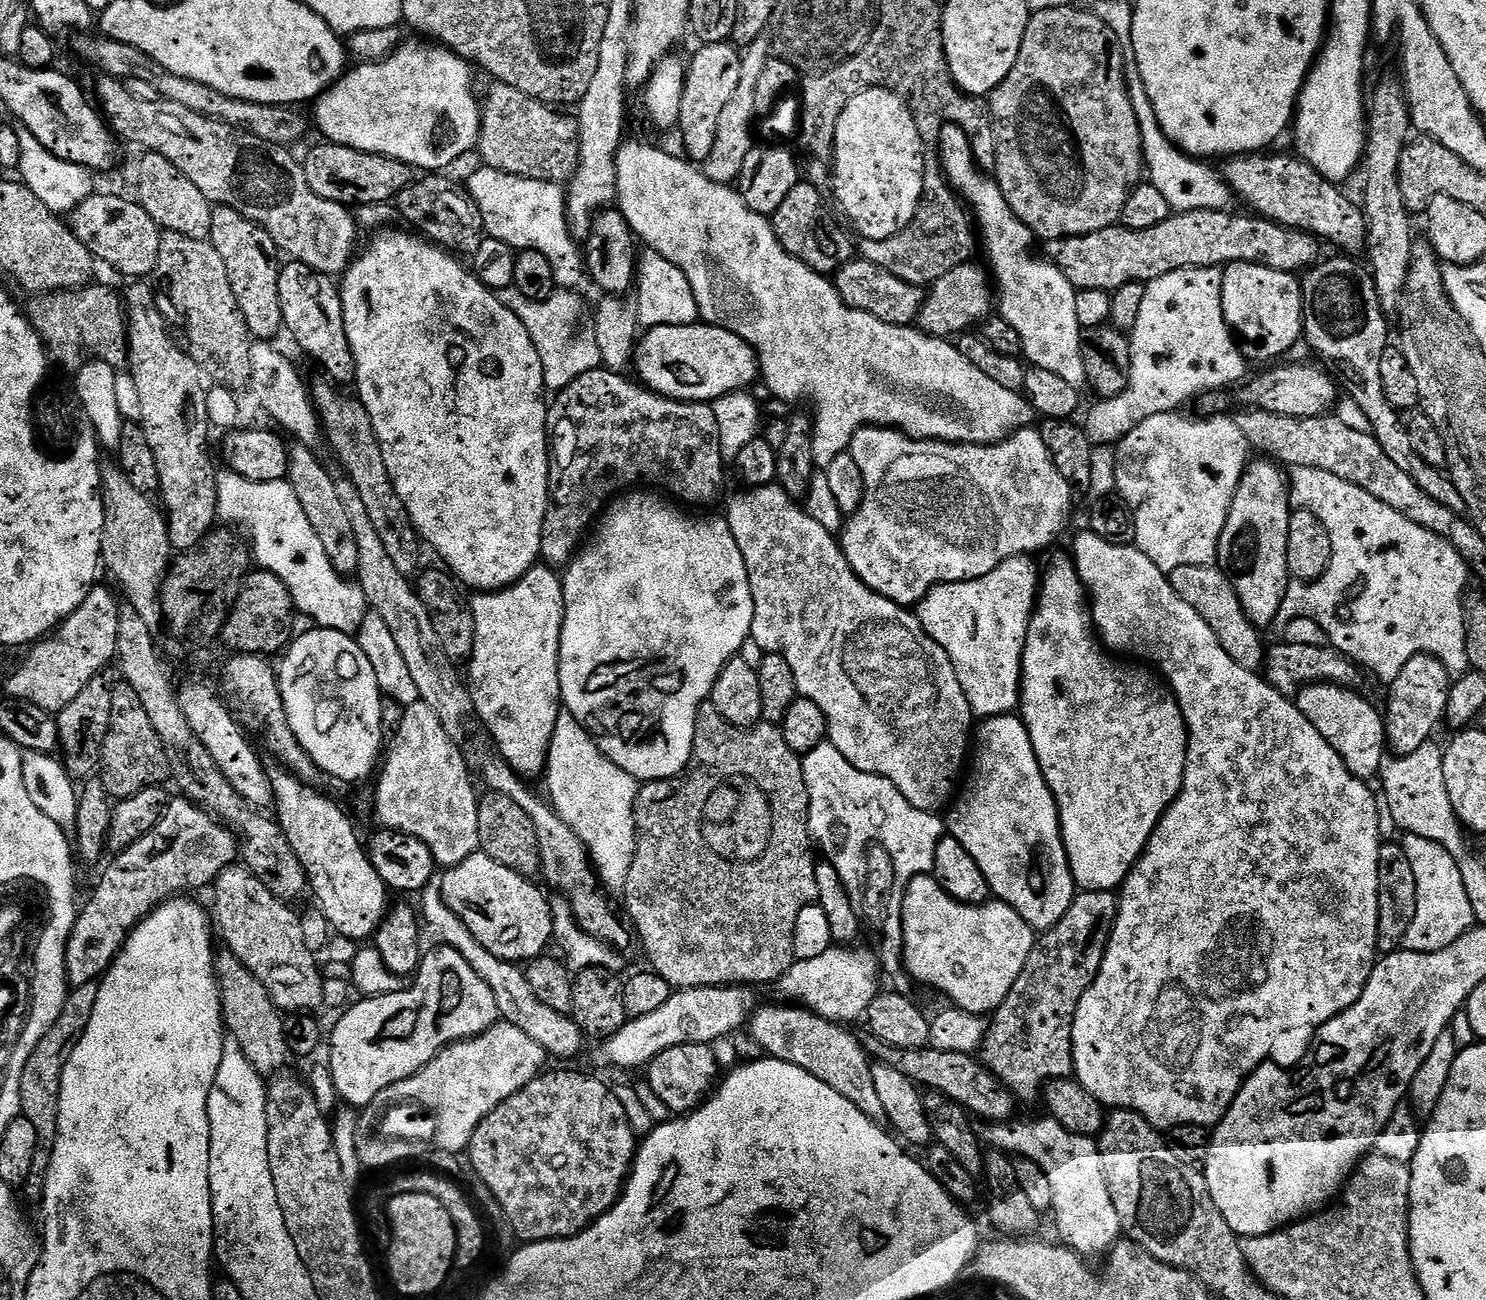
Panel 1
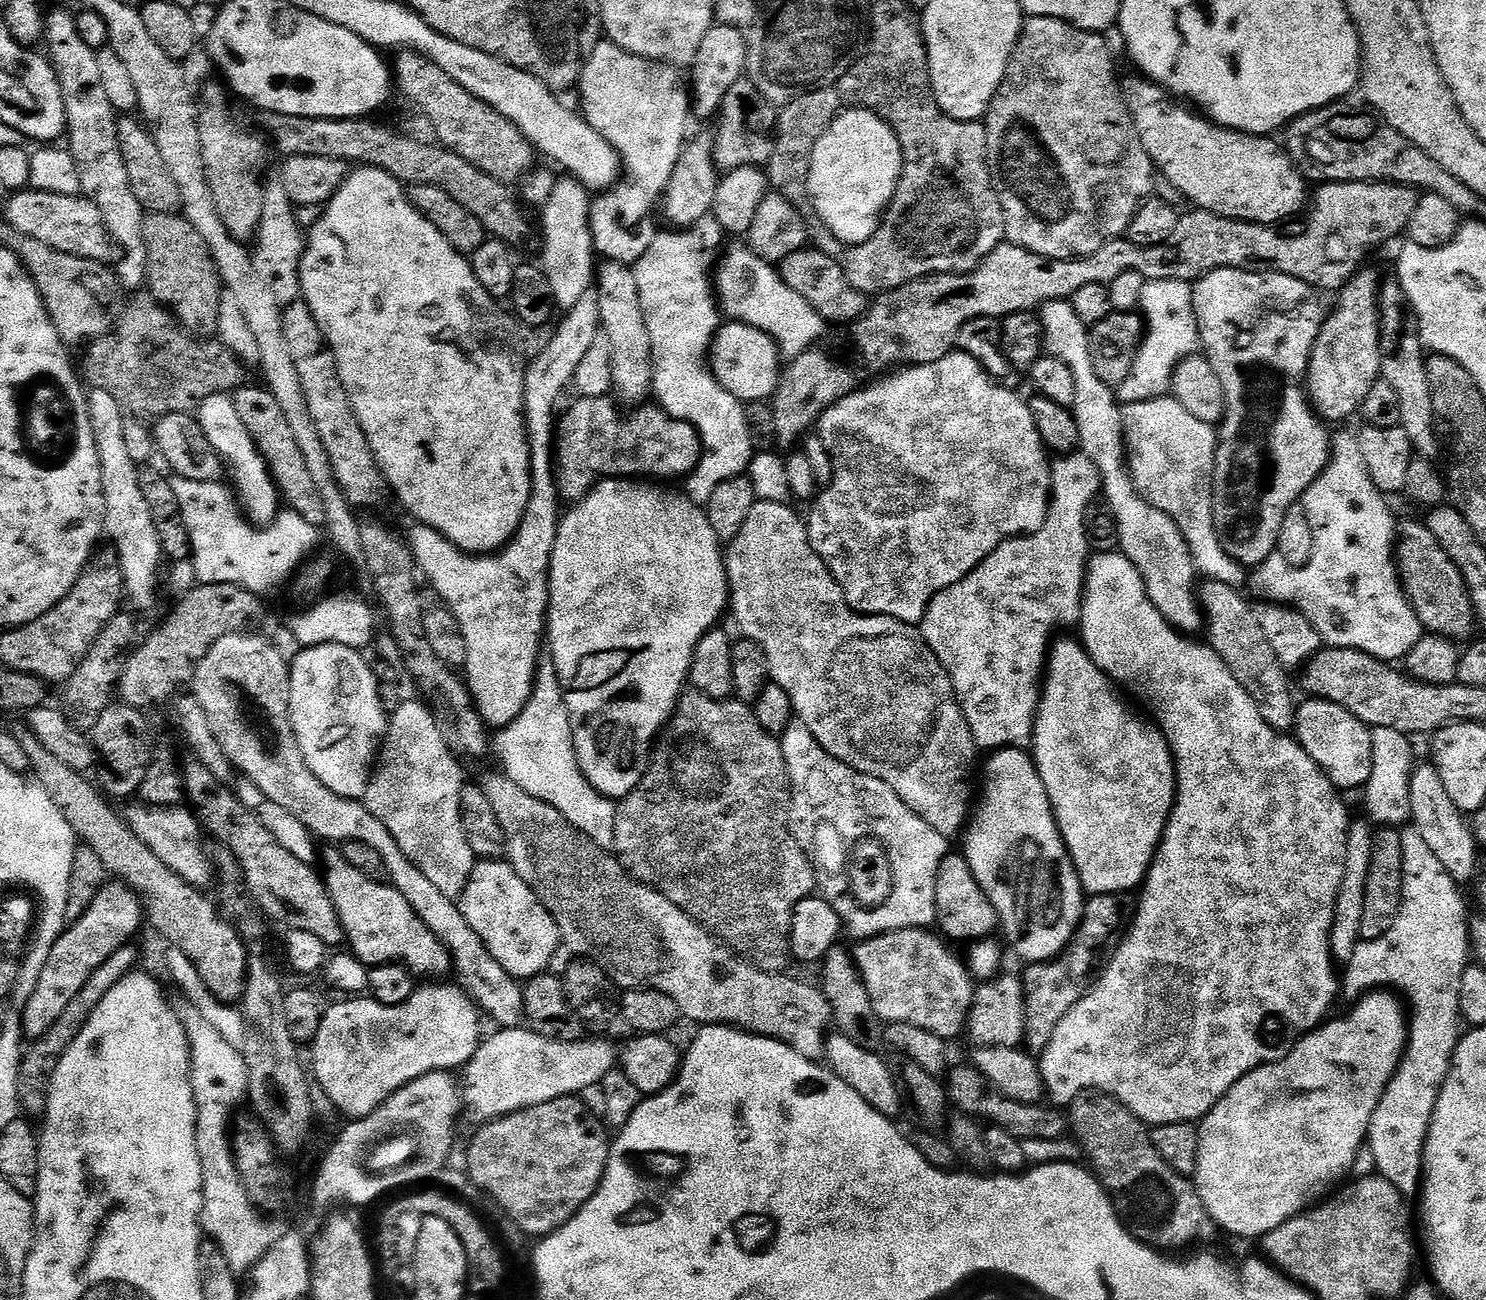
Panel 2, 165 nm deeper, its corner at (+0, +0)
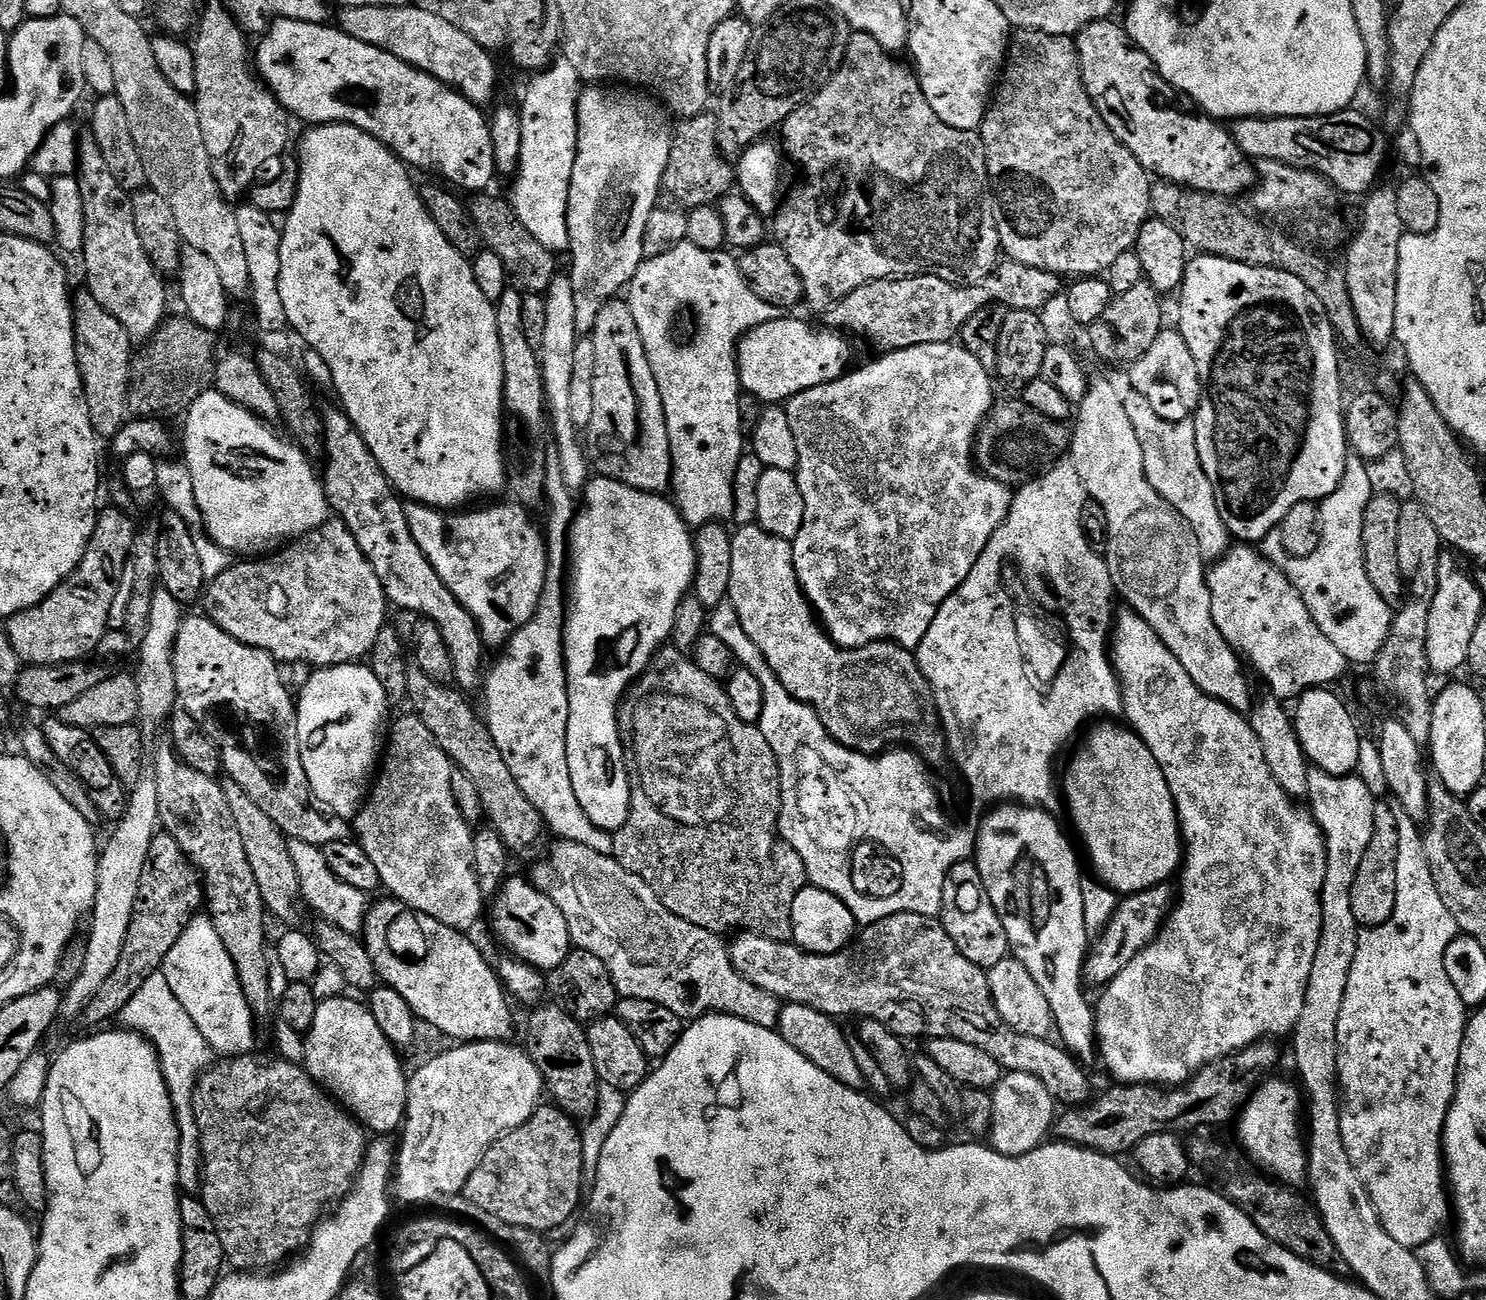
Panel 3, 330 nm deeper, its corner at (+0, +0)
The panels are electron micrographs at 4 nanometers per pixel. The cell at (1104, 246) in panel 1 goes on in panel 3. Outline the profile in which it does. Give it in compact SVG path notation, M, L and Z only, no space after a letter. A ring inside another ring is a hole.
M1004 262L983 284L957 286L937 276L901 276L874 281L846 294L823 313L827 327L853 337L869 340L881 353L897 352L910 346L947 344L959 337L962 326L989 306L1003 306L1013 312L1039 313L1056 295L1061 295L1062 280L1054 273L1013 262Z

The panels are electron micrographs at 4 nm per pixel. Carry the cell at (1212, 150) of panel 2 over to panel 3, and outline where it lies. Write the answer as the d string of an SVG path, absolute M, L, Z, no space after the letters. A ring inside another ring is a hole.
M1111 19L1094 22L1077 32L1074 39L1076 52L1080 55L1082 82L1098 114L1102 114L1102 122L1110 126L1114 138L1118 138L1118 142L1122 142L1122 146L1126 146L1126 150L1130 150L1130 154L1134 154L1134 158L1138 158L1141 166L1157 181L1180 184L1194 192L1209 192L1229 198L1240 198L1236 196L1244 191L1247 193L1254 180L1254 164L1234 142L1231 131L1207 115L1191 116L1188 112L1172 108L1174 89L1152 67L1152 59L1128 37L1127 27L1123 23L1112 23Z

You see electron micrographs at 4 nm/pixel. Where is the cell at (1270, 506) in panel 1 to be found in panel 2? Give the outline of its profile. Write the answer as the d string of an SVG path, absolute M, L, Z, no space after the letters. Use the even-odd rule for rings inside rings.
M1219 268L1202 279L1195 281L1192 289L1194 314L1197 316L1200 343L1203 355L1208 357L1210 366L1214 366L1214 374L1218 374L1220 389L1224 391L1224 419L1218 425L1216 438L1216 469L1213 472L1213 520L1217 537L1222 542L1226 554L1234 558L1236 563L1245 566L1259 566L1276 552L1278 530L1282 530L1282 518L1286 518L1286 510L1301 503L1304 492L1319 478L1328 467L1332 441L1330 432L1319 416L1316 415L1308 399L1308 367L1314 350L1314 342L1322 327L1322 312L1316 300L1308 300L1310 289L1306 282L1298 278L1290 278L1286 274L1278 274L1267 270L1249 270L1246 268Z

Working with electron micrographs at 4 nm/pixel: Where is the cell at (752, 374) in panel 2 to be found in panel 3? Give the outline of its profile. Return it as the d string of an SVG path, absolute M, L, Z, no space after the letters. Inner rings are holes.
M787 318L766 322L762 326L750 329L739 342L736 349L736 366L740 369L740 387L745 393L765 400L768 406L780 406L819 384L829 384L840 379L849 371L848 363L852 360L852 348L848 345L849 337L836 330L819 332L811 328L804 320Z

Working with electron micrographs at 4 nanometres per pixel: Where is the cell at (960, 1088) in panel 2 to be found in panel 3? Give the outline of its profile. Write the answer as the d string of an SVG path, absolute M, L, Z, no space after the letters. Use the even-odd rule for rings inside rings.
M1265 1038L1249 1048L1243 1048L1229 1056L1210 1062L1201 1072L1189 1078L1179 1086L1161 1086L1158 1084L1120 1084L1112 1086L1109 1092L1093 1099L1087 1106L1068 1106L1057 1115L1054 1125L1054 1136L1057 1141L1073 1144L1075 1148L1089 1148L1092 1152L1102 1152L1106 1156L1119 1157L1120 1152L1131 1153L1132 1149L1142 1142L1142 1138L1150 1138L1150 1134L1166 1134L1175 1132L1185 1134L1195 1128L1212 1128L1215 1124L1231 1125L1239 1117L1240 1109L1248 1103L1253 1092L1273 1075L1272 1072L1280 1064L1279 1043Z

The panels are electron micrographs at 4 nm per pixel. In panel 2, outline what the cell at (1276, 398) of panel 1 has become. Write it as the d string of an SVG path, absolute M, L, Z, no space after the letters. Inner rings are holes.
M1369 266L1361 267L1339 289L1336 309L1327 313L1308 367L1308 399L1321 421L1348 420L1359 413L1366 394L1381 379L1380 370L1380 286L1379 276Z

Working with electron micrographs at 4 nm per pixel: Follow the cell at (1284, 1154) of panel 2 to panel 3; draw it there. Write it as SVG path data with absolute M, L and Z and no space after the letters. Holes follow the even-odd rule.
M1269 1078L1253 1092L1248 1103L1240 1109L1236 1132L1240 1135L1240 1144L1244 1152L1256 1164L1261 1164L1263 1171L1279 1183L1289 1186L1303 1185L1308 1179L1308 1154L1306 1151L1306 1132L1302 1127L1302 1092L1295 1083L1288 1080Z

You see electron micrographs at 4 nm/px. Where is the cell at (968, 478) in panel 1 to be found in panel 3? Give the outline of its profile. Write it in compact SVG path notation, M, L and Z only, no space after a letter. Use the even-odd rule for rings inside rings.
M949 342L910 346L897 352L885 352L879 358L881 360L857 372L849 371L834 382L814 386L787 401L789 426L798 450L794 475L804 503L802 530L798 530L790 543L800 589L812 605L824 631L838 647L864 648L867 644L887 642L897 644L899 648L915 650L919 648L922 638L926 638L926 630L930 630L930 622L934 622L936 609L943 600L950 598L950 594L954 594L954 590L958 590L958 586L962 586L966 574L974 570L974 562L978 562L982 550L986 550L986 542L994 538L994 530L998 530L998 526L1002 526L1008 517L1014 492L1009 485L988 479L974 467L976 433L980 431L980 425L992 411L994 403L993 377L989 369L984 368L978 358L974 358L974 354L961 348L959 343Z

